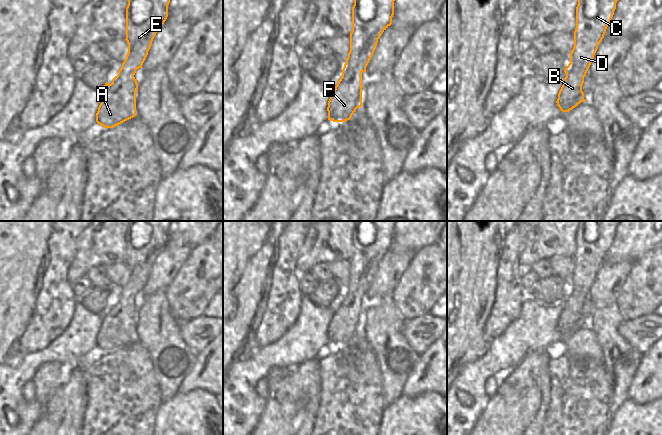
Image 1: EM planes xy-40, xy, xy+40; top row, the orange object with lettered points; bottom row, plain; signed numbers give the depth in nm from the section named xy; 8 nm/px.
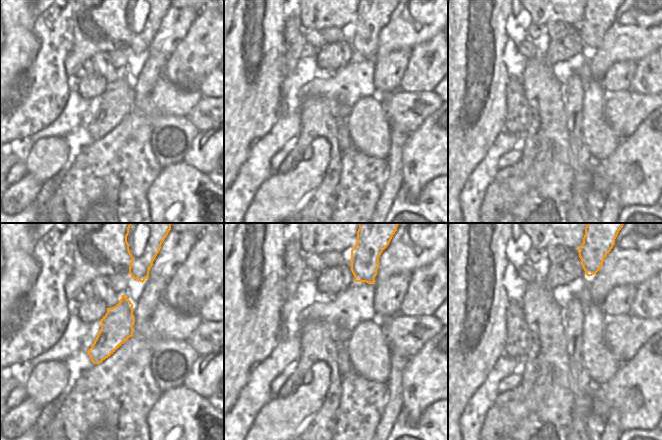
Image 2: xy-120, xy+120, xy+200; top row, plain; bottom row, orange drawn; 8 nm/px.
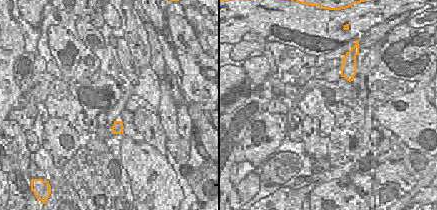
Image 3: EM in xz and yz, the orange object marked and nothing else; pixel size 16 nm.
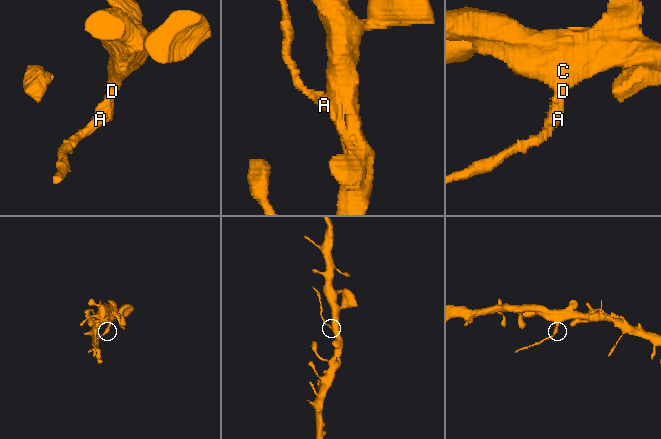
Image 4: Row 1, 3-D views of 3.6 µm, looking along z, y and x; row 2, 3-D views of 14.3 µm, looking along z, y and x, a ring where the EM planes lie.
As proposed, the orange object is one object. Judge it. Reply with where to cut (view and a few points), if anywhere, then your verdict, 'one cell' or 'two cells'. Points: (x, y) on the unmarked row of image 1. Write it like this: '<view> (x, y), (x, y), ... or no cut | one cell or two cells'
xy+40 (570, 280), (571, 287), (586, 296) | two cells

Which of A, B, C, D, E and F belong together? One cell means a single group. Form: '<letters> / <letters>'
A B F / C D E

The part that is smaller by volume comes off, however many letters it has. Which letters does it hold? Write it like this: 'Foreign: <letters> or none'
Foreign: A, B, F

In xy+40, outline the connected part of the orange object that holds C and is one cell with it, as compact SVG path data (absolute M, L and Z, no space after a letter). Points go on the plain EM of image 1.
M578 221L572 289L588 295L620 221Z

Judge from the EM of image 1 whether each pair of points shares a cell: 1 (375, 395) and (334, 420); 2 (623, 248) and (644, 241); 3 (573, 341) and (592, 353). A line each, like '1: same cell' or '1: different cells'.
1: same cell
2: same cell
3: same cell

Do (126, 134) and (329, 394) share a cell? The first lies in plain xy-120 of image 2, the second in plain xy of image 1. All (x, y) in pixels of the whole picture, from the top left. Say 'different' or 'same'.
same

